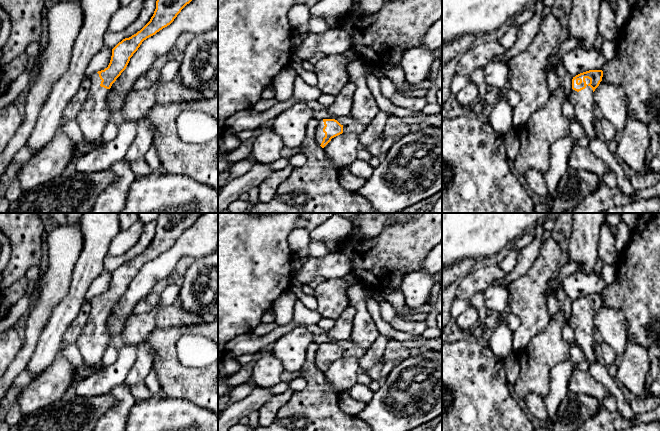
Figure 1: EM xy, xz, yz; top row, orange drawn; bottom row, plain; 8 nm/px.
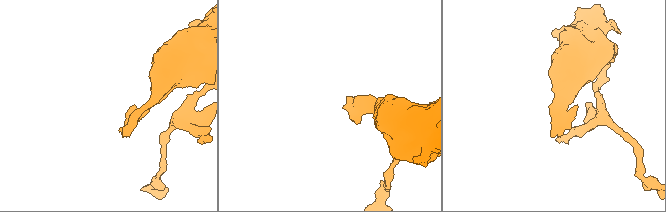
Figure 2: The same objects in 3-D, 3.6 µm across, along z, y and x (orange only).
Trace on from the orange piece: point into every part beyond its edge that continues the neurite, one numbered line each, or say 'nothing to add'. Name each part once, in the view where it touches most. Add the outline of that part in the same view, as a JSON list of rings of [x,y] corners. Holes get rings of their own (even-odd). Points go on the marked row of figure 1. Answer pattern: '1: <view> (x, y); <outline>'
1: yz (583, 102); [[[585,78],[585,81],[586,88],[579,92],[572,89],[568,99],[573,105],[575,118],[584,129],[585,136],[588,139],[594,139],[597,137],[594,127],[594,111],[596,110],[594,92],[588,85],[590,79]]]

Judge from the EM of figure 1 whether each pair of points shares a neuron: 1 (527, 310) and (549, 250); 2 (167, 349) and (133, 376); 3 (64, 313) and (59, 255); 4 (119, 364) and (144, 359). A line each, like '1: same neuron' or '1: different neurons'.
1: same neuron
2: different neurons
3: different neurons
4: different neurons

